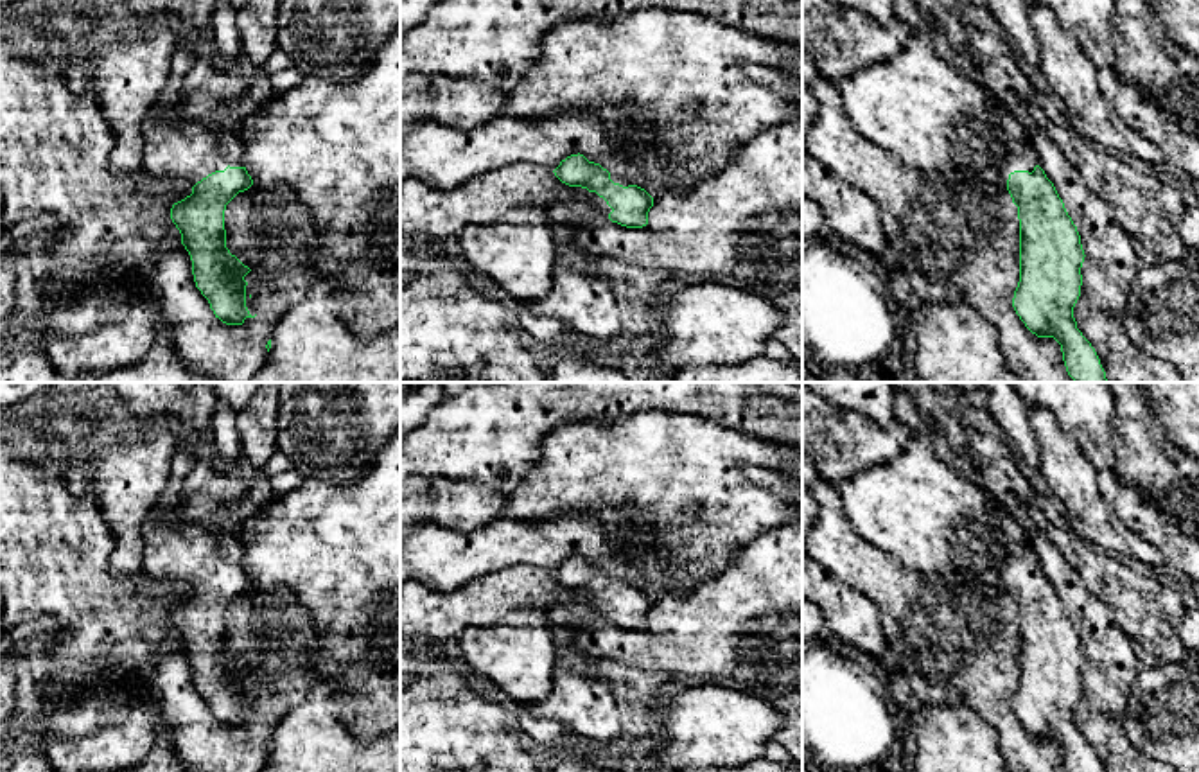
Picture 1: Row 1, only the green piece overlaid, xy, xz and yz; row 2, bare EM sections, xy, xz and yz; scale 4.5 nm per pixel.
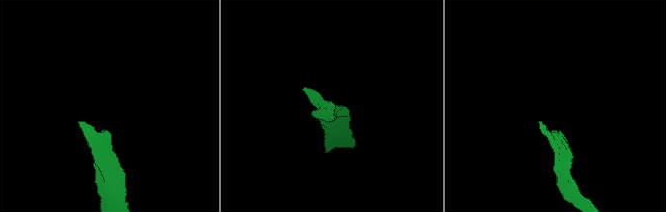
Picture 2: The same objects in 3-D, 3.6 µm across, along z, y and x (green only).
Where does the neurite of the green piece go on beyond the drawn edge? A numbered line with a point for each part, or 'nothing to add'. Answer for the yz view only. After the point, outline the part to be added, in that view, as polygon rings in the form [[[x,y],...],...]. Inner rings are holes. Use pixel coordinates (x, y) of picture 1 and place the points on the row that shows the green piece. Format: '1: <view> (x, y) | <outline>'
1: yz (1020, 155) | [[[915,0],[915,4],[919,5],[921,13],[944,32],[948,43],[955,50],[966,52],[969,56],[969,63],[962,70],[962,75],[984,92],[984,97],[994,115],[994,122],[1005,142],[1005,156],[998,165],[998,183],[1007,189],[1007,180],[1011,172],[1032,172],[1034,167],[1039,165],[1030,136],[1023,131],[1014,113],[1007,110],[1005,104],[1000,102],[994,93],[985,86],[980,74],[987,66],[987,57],[975,48],[973,41],[967,36],[969,25],[964,22],[953,2]]]

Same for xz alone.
1: xz (578, 212) | [[[591,192],[585,199],[555,203],[546,212],[553,224],[583,226],[600,217],[608,219],[612,208],[596,192]]]

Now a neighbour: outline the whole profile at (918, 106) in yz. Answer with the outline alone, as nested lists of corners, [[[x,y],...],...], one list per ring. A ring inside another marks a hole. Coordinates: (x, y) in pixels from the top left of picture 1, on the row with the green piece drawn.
[[[914,31],[890,59],[840,77],[842,106],[860,135],[921,172],[998,183],[1005,142],[982,88],[941,57],[923,31]]]

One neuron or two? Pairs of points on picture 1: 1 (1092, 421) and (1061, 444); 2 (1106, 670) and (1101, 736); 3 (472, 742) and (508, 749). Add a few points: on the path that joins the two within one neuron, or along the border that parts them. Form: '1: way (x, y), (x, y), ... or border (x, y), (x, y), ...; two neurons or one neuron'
1: border (1038, 408), (1056, 419), (1095, 469); two neurons
2: way (1106, 686), (1101, 720); one neuron
3: way (481, 742), (489, 749), (499, 749); one neuron

